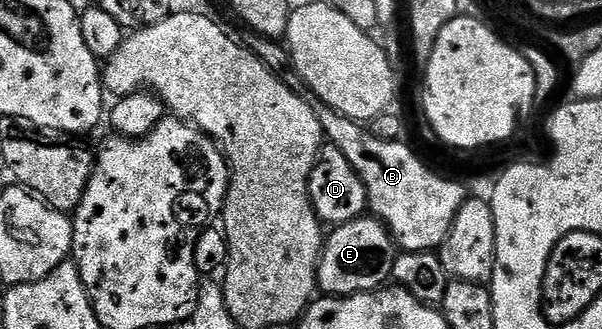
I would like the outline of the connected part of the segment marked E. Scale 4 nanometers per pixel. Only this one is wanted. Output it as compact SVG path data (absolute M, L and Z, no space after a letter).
M372 215L357 217L354 221L336 226L330 233L333 234L324 238L321 259L317 263L317 289L322 294L350 297L356 293L371 293L374 289L382 288L392 278L395 242L382 221Z

